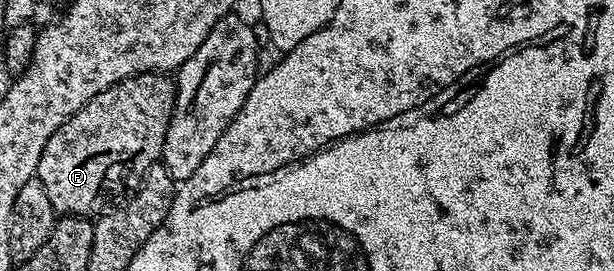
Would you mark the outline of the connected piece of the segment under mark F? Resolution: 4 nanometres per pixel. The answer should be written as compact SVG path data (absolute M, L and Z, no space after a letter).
M149 71L133 75L96 93L88 105L48 137L36 178L44 185L59 216L97 216L107 206L113 171L118 175L138 170L145 173L161 160L175 94L176 83L169 74Z

